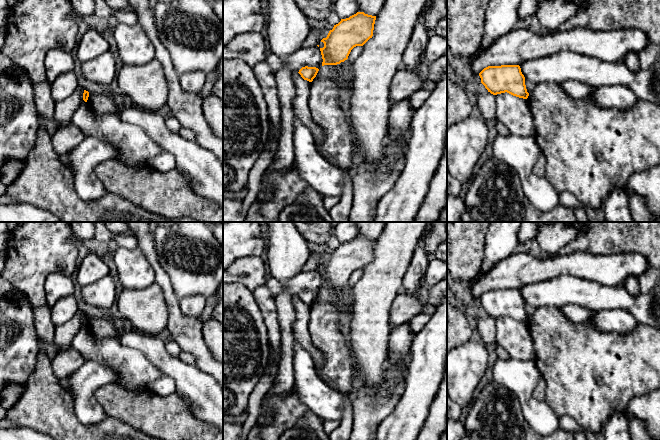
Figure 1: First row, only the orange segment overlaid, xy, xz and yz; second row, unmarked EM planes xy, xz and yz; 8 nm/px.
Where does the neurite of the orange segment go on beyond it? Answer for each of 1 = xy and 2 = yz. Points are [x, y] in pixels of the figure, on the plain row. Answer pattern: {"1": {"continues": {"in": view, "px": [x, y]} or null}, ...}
{"1": {"continues": null}, "2": {"continues": null}}

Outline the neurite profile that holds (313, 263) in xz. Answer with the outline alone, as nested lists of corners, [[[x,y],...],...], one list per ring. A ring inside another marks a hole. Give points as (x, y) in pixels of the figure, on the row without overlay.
[[[312,252],[305,265],[302,267],[302,272],[317,270],[320,267],[319,254]]]

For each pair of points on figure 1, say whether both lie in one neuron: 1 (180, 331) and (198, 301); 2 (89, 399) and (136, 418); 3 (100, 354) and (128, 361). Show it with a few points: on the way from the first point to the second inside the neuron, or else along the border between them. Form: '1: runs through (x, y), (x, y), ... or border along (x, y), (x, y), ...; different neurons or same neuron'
1: border along (179, 299), (179, 308), (185, 314), (198, 318); different neurons
2: border along (110, 382), (95, 392), (96, 399), (108, 415); different neurons
3: runs through (107, 354), (114, 354), (121, 358); same neuron

